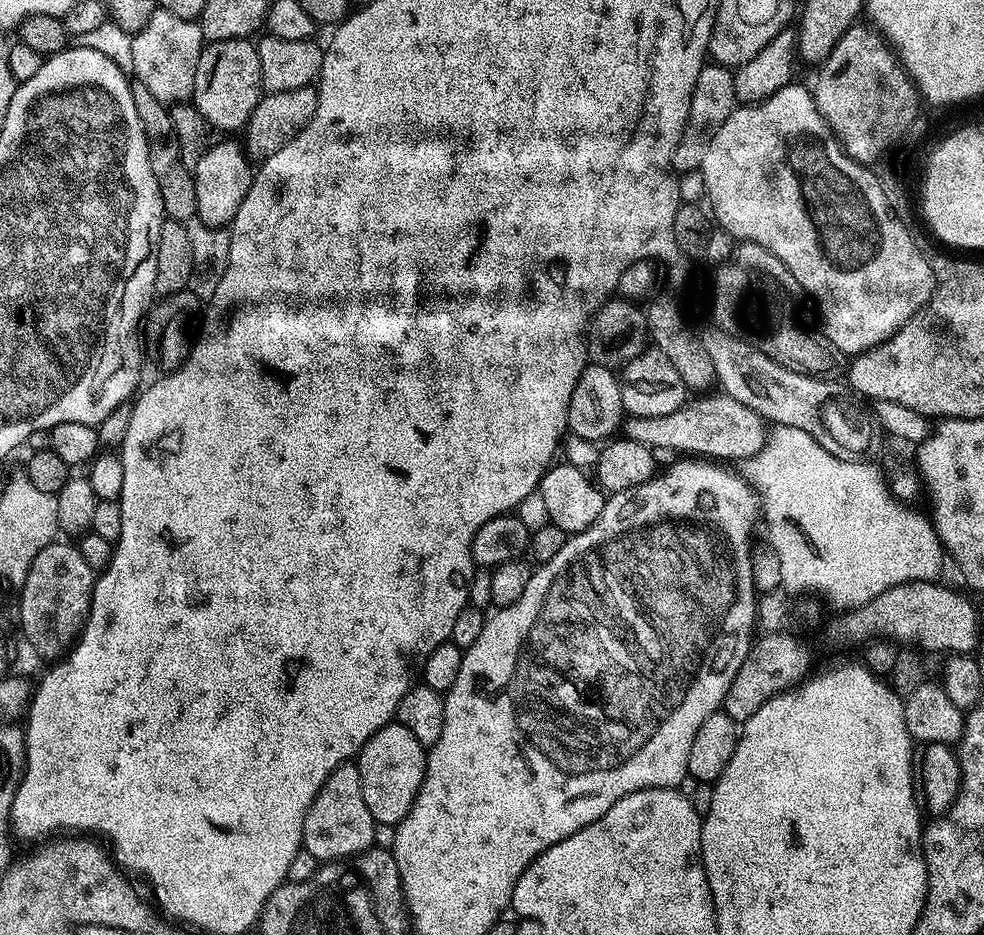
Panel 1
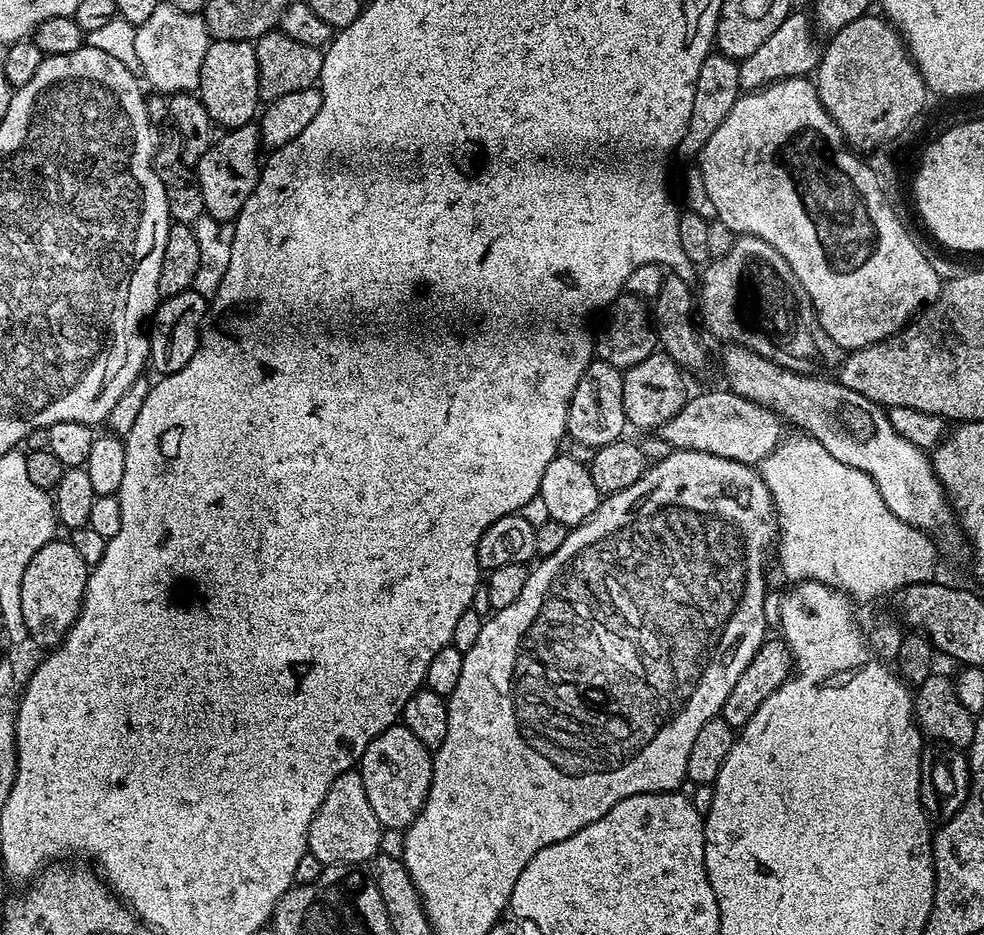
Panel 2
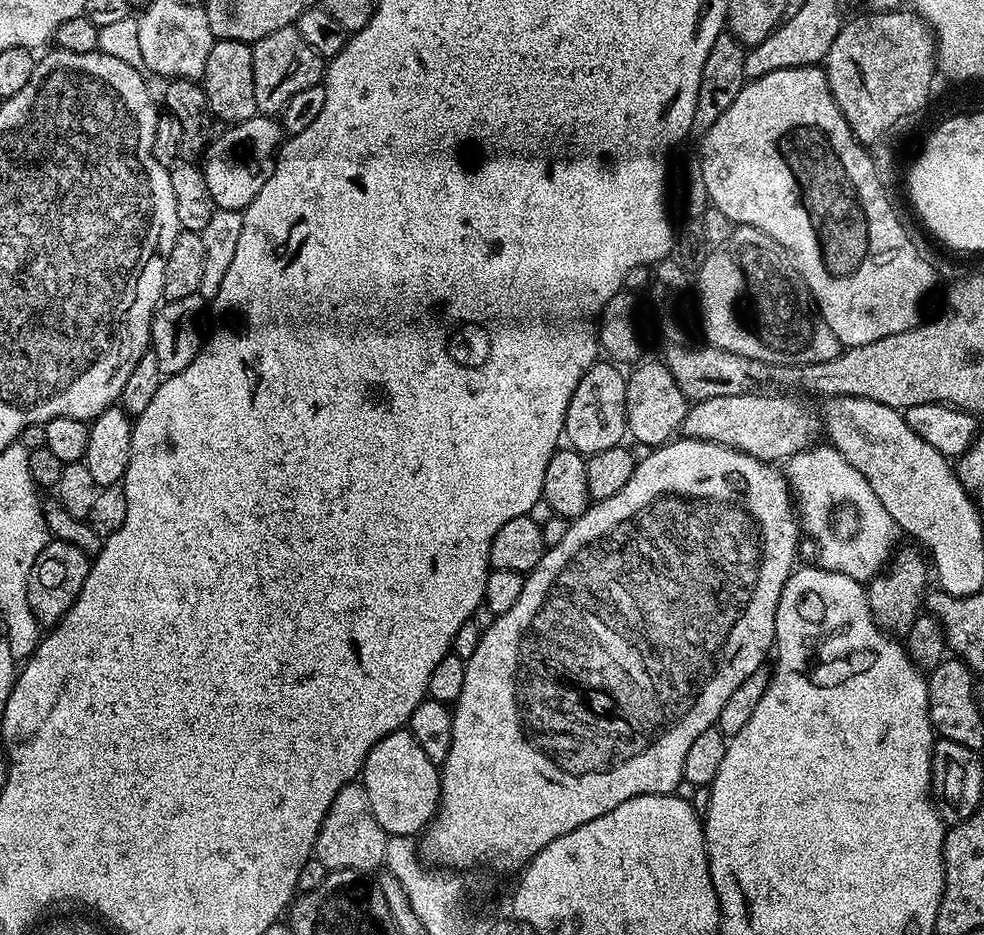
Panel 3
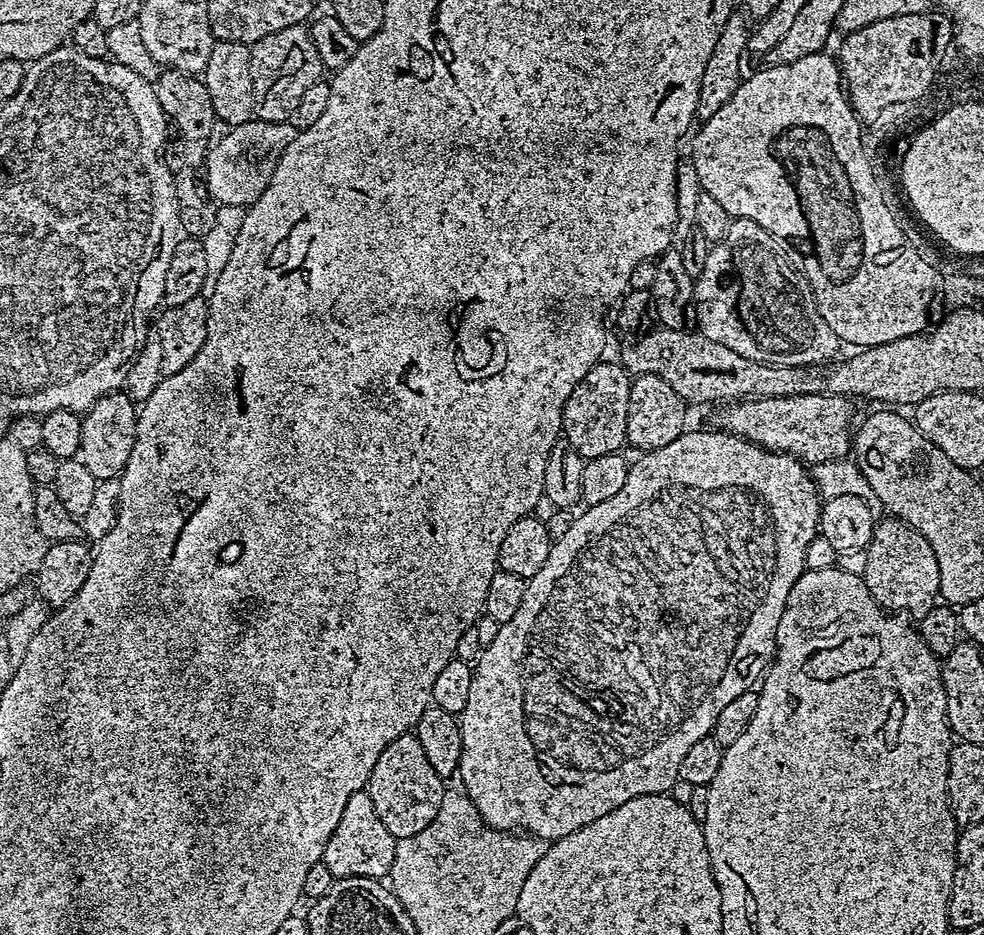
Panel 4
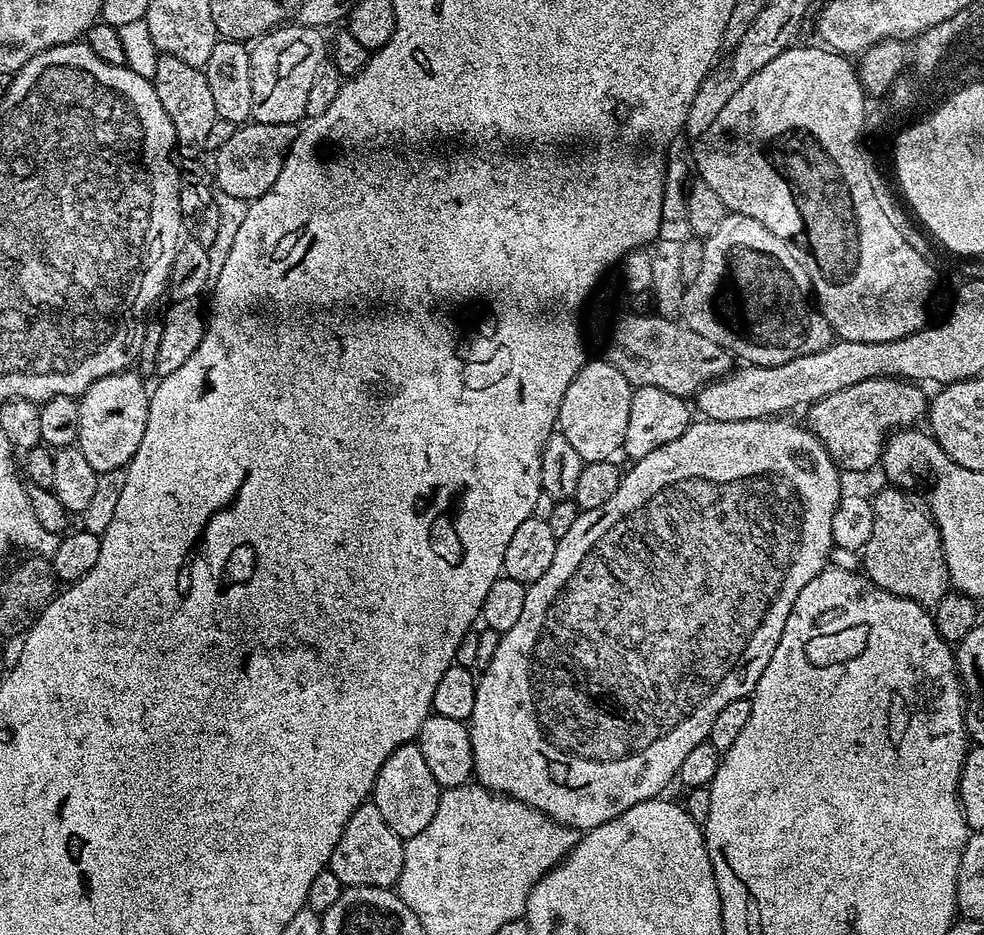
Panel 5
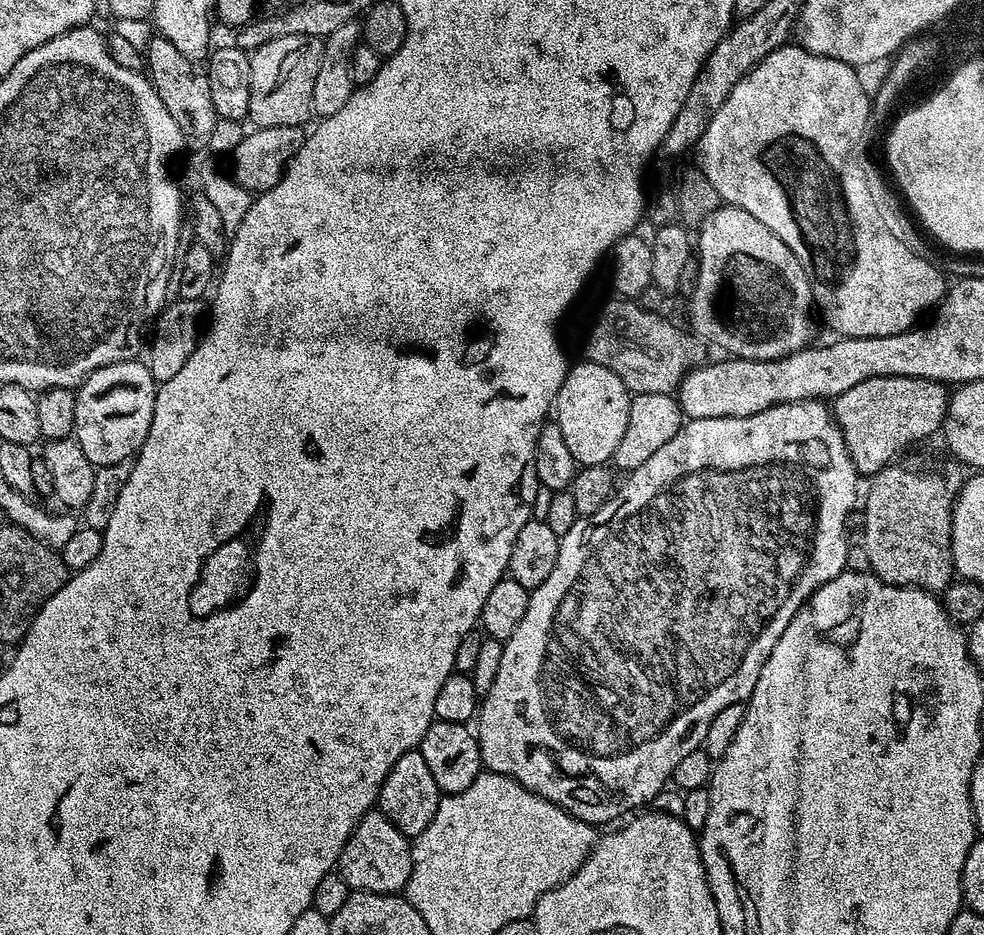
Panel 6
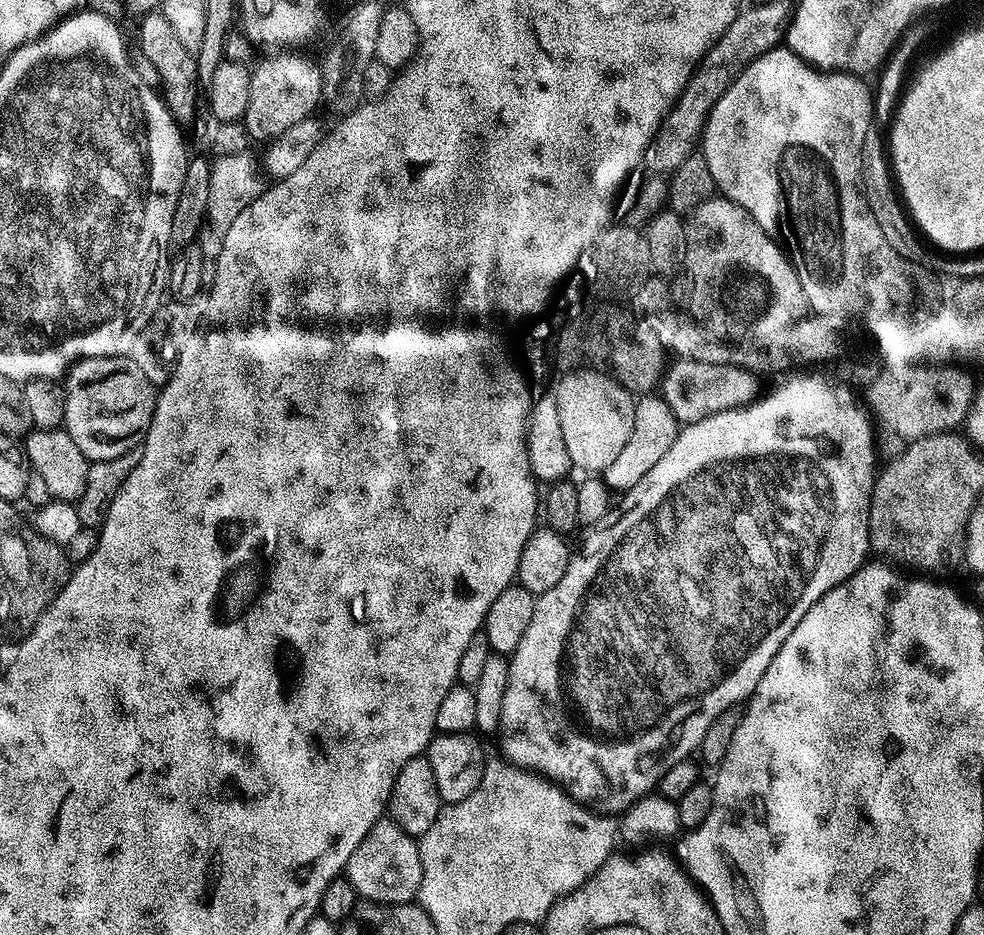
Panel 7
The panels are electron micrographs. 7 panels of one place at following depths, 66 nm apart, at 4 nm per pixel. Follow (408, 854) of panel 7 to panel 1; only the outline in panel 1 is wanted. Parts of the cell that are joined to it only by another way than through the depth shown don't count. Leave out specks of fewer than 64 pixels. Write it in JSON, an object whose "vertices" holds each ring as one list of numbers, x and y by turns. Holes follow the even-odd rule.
{"vertices":[[345,762,326,778,320,792,304,815,304,842,302,847,314,854,317,862,340,862,343,856,359,857,360,853,375,845,376,819,366,810,366,798,362,798,360,770,355,763]]}

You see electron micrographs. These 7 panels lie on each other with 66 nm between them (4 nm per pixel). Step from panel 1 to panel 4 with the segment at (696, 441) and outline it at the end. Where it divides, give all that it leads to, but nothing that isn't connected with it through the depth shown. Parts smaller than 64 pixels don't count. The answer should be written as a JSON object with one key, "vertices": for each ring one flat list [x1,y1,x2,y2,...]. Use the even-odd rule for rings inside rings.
{"vertices":[[831,394,744,398,725,407,728,409,721,414,719,427,769,452,786,452,815,466,849,455,854,433,852,404,847,396]]}

